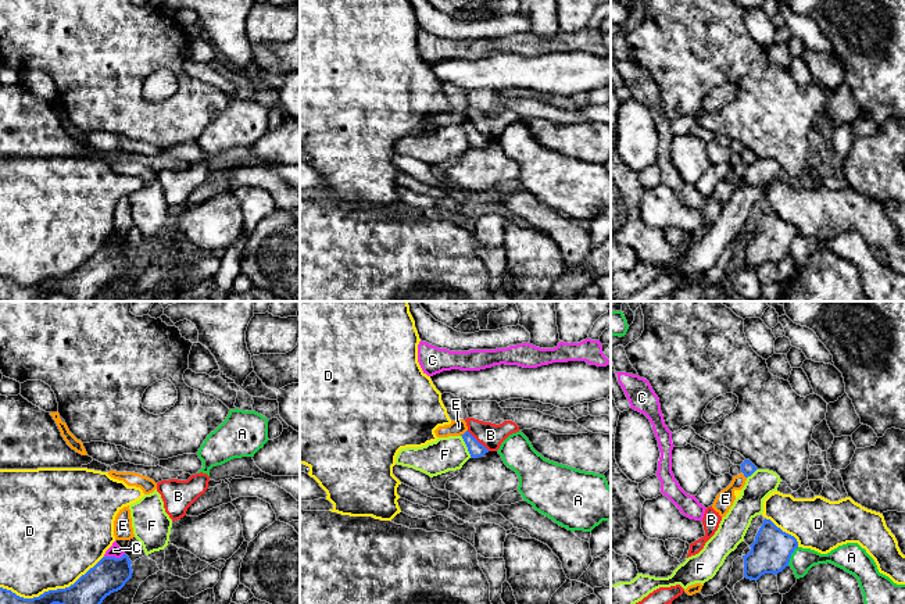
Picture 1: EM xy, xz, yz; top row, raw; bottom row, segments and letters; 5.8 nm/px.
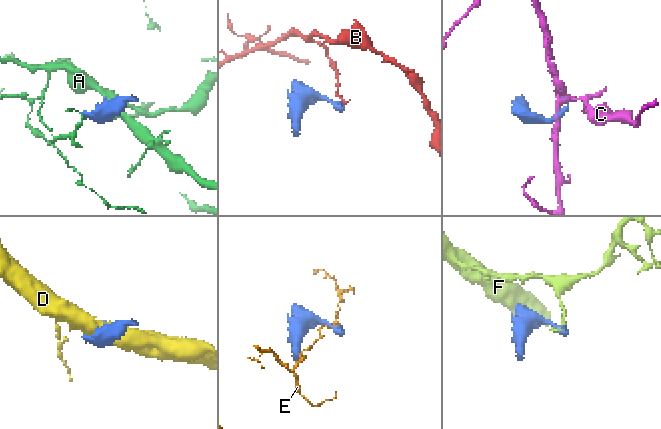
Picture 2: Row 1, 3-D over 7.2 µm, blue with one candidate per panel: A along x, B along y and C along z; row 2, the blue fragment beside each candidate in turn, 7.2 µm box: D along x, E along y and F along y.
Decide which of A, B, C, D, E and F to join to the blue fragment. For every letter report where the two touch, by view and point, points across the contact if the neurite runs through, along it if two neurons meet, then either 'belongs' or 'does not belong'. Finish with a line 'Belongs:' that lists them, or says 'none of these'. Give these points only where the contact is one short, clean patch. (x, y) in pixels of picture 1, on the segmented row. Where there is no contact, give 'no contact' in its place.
A: yz (790, 556) | does not belong
B: xz (476, 440) | along xz (467, 431), (489, 450) | does not belong
C: xy (114, 557) | along xy (124, 553), (120, 557), (104, 557) | does not belong
D: xy (74, 583) | does not belong
E: xz (464, 433) | along xz (467, 429), (460, 435) | does not belong
F: xz (467, 446) | along xz (461, 435), (471, 456) | does not belong
Belongs: none of these

